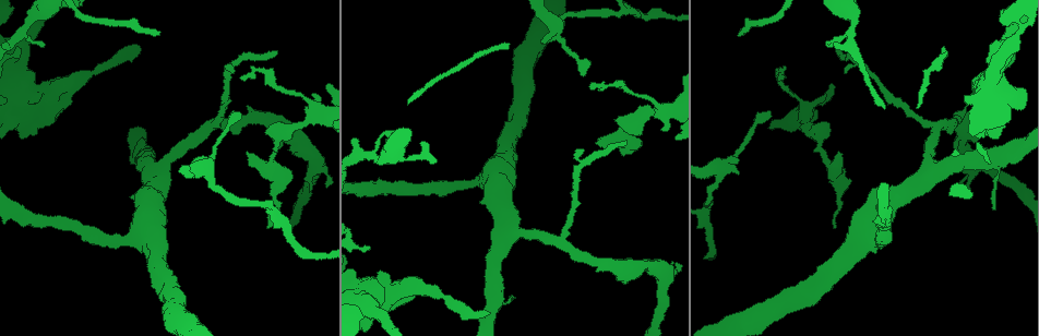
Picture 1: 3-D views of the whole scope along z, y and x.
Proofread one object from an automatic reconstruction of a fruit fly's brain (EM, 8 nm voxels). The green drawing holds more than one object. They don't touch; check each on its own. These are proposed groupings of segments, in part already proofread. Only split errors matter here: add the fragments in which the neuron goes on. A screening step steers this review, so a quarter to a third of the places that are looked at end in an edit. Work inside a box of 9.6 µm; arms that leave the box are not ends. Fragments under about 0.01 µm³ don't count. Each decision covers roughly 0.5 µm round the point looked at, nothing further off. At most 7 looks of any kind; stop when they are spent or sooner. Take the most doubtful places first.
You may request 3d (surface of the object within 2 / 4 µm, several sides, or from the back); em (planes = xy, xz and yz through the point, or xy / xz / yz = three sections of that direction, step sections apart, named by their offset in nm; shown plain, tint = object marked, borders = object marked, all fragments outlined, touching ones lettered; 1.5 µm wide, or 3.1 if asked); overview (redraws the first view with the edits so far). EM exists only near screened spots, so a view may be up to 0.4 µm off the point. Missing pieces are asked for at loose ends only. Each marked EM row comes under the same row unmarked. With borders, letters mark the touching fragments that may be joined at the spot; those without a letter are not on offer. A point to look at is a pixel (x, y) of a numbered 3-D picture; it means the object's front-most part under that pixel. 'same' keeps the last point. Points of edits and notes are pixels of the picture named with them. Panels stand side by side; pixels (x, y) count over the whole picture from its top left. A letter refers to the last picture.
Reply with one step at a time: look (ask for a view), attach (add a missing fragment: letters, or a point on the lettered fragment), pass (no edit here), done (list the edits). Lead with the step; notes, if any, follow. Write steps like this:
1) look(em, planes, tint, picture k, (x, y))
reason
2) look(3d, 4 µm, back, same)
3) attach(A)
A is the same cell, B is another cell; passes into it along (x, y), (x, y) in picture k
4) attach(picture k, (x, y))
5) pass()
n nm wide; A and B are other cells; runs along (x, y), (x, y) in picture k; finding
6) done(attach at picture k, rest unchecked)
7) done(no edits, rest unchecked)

look(em, planes, borders, picture 1, (138, 48))
end of a long branch

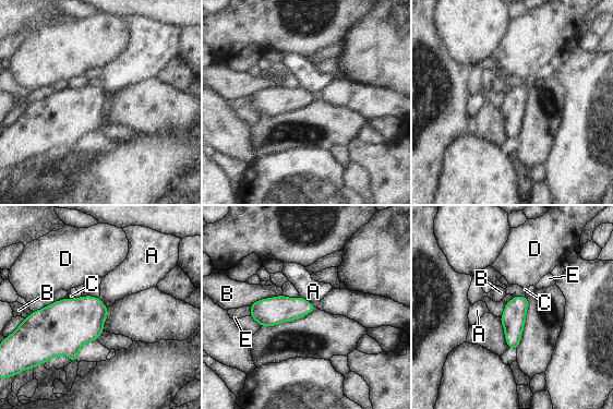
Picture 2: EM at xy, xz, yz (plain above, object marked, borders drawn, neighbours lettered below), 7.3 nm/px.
pass()
A, B, C, D and E are other cells; border along (300, 296), (316, 305) in picture 2; no lettered fragment goes on from it

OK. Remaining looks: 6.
look(em, planes, borders, picture 1, (742, 35))
tapers out

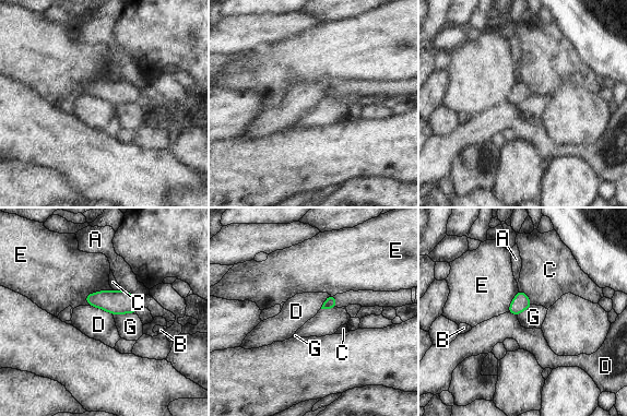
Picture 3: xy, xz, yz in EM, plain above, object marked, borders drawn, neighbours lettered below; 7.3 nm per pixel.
pass()
E touches over 220 nm; A, B, C, D, E and G are other cells; border along (90, 305), (106, 310), (111, 315) in picture 3; no lettered fragment goes on from it

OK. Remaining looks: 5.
look(em, xz, step 4, tint, picture 1, (242, 76))
thin end

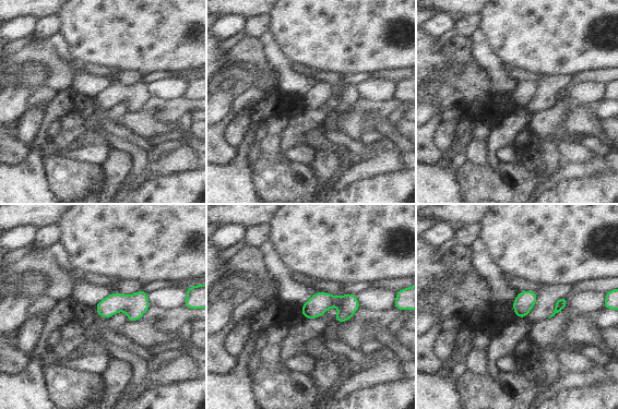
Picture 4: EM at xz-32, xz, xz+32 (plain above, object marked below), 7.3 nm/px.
look(em, planes, borders, same)

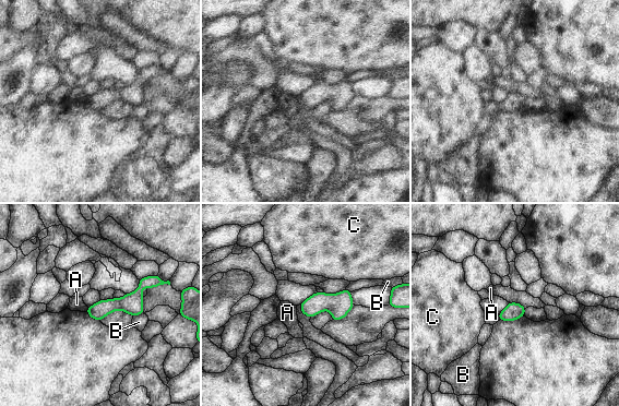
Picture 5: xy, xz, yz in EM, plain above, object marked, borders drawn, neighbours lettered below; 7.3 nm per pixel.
pass()
120 nm wide; A, B and C are other cells; runs along (156, 283), (90, 311) in picture 5; no lettered fragment goes on from it

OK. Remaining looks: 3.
done(no edits, rest unchecked)

